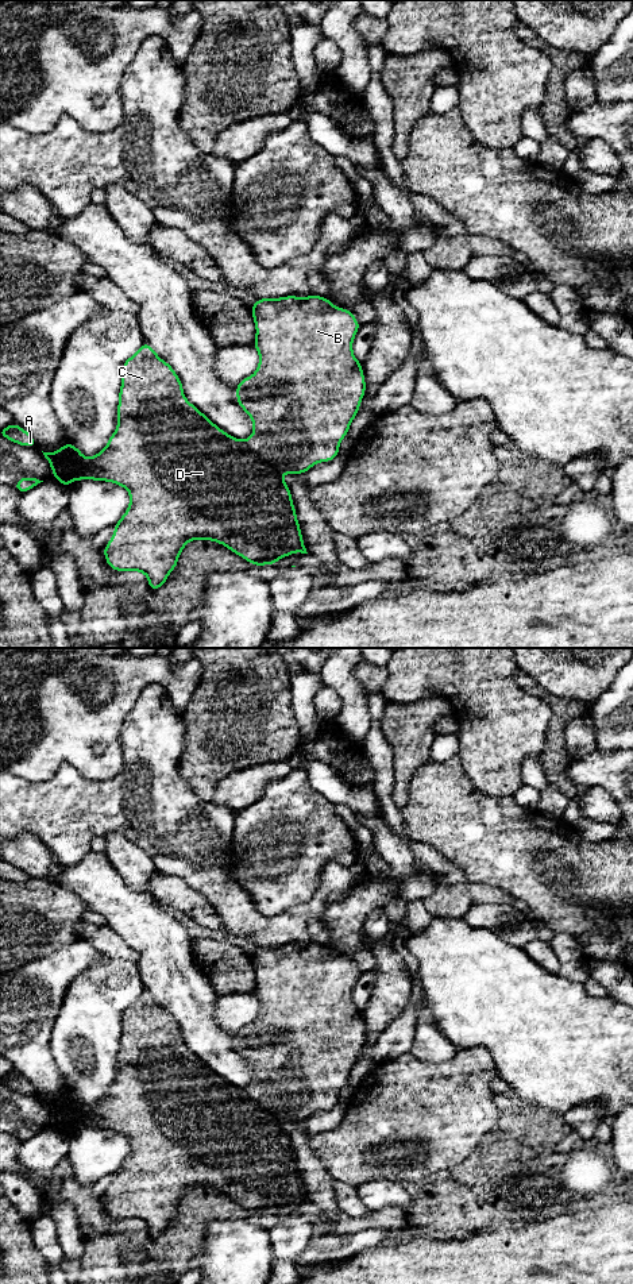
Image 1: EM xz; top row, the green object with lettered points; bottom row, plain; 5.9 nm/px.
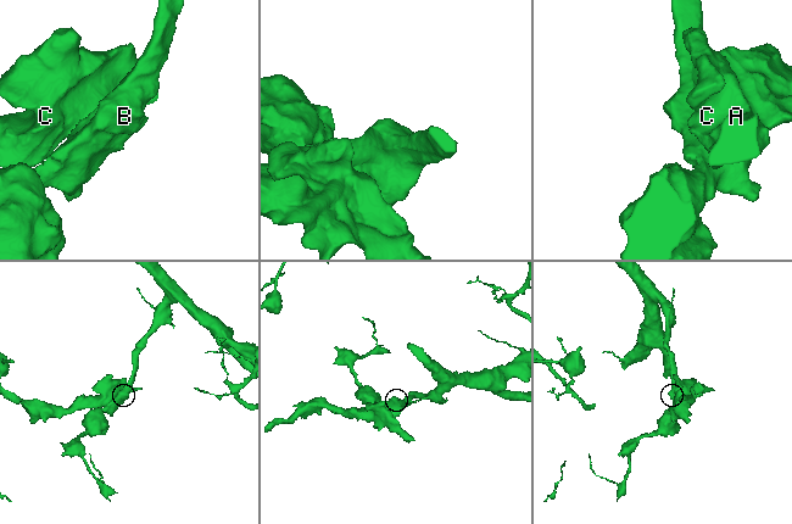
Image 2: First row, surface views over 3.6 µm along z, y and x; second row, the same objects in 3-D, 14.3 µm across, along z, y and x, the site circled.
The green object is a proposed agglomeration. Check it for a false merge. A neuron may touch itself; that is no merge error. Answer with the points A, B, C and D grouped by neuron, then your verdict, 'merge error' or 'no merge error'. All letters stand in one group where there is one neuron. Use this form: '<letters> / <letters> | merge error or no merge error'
A C D / B | merge error

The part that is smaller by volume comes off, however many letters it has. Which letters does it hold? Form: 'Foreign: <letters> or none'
Foreign: A, C, D

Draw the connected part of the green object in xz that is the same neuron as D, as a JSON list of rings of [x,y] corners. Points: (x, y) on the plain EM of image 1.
[[[147,990],[123,1011],[117,1076],[105,1096],[92,1106],[84,1106],[80,1096],[66,1088],[58,1099],[43,1103],[53,1117],[53,1125],[65,1135],[69,1135],[73,1127],[93,1127],[112,1130],[130,1140],[128,1157],[115,1172],[111,1189],[103,1199],[107,1212],[113,1219],[146,1222],[150,1238],[165,1233],[167,1223],[178,1212],[181,1199],[190,1188],[220,1191],[252,1214],[275,1214],[278,1207],[294,1200],[308,1202],[292,1141],[282,1122],[260,1111],[248,1088],[229,1084],[190,1052],[184,1044],[180,1025]]]

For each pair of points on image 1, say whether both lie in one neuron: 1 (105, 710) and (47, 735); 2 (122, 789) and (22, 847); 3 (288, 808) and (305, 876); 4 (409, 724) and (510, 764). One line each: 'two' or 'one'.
1: one
2: two
3: one
4: two

